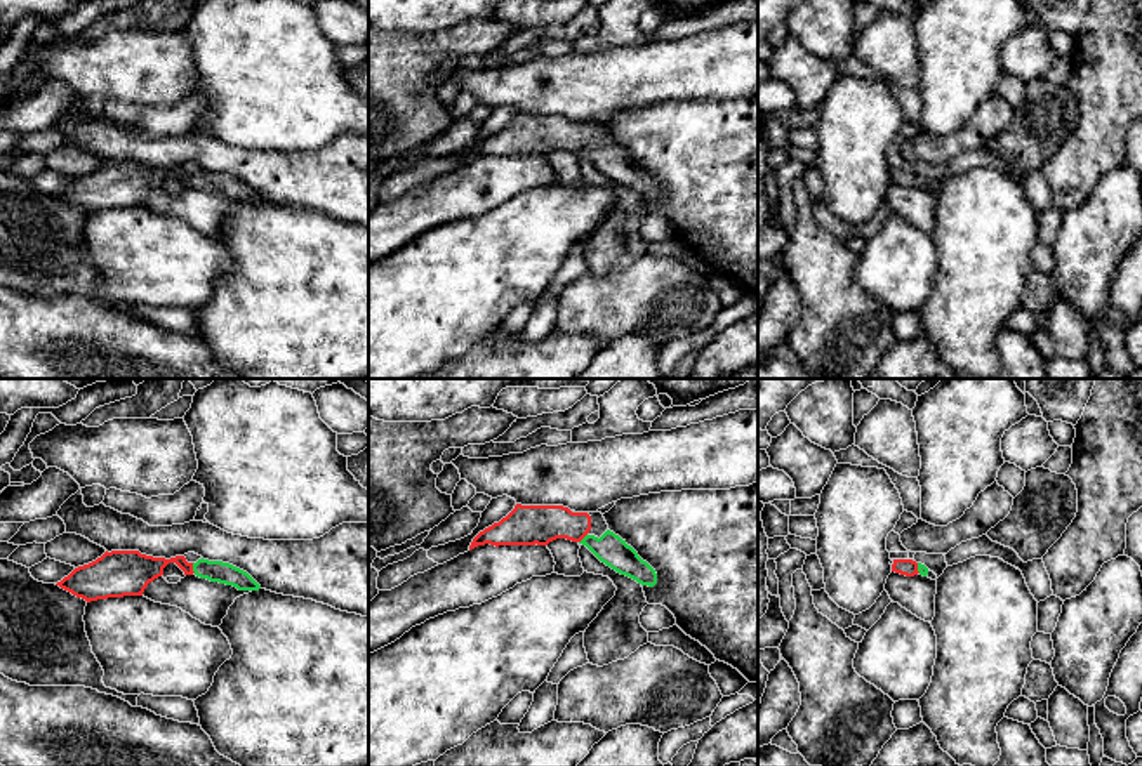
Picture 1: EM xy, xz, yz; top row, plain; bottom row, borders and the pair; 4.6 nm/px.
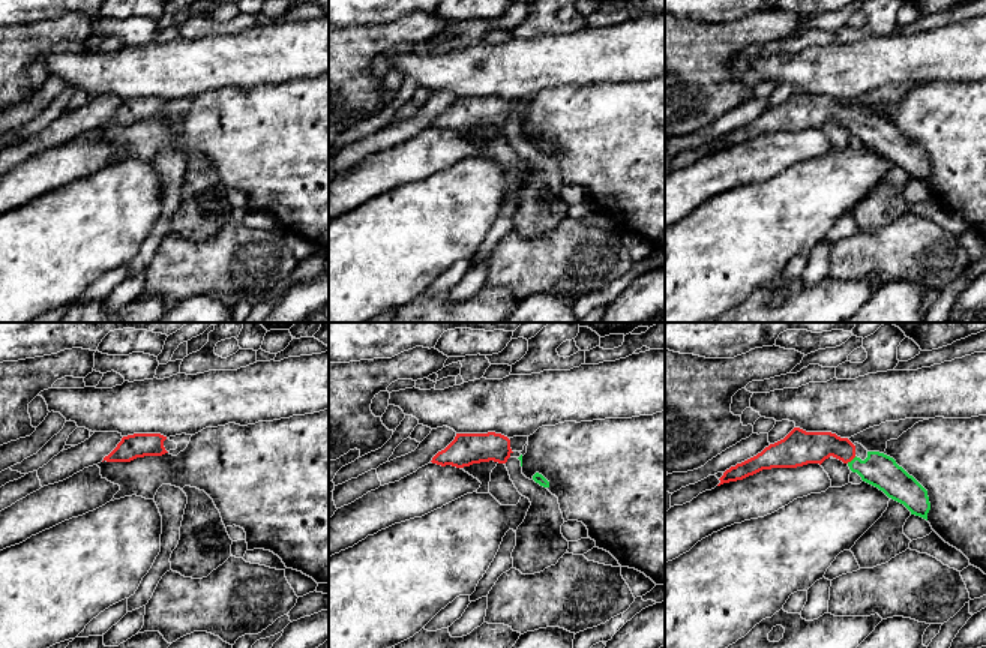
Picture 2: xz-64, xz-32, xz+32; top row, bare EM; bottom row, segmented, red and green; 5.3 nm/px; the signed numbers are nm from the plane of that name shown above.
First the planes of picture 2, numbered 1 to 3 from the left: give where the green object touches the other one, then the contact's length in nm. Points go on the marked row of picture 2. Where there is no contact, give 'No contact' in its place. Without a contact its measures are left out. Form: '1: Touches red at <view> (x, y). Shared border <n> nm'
1: No contact
2: No contact
3: Touches red at xz+32 (851, 459). Shared border 70 nm

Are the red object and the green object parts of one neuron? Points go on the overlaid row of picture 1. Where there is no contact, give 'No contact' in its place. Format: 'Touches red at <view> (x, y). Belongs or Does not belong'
Touches red at xy (192, 568). Belongs

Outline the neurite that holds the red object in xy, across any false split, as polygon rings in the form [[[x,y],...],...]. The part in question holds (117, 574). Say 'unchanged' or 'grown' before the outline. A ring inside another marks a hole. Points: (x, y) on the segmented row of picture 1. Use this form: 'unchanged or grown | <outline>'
grown | [[[111,551],[96,561],[75,568],[59,585],[87,603],[108,598],[143,596],[149,582],[163,575],[163,568],[176,563],[184,575],[196,575],[210,582],[233,585],[238,591],[259,591],[261,585],[243,570],[222,563],[198,559],[188,563],[184,556],[170,559],[153,558],[139,551]]]

